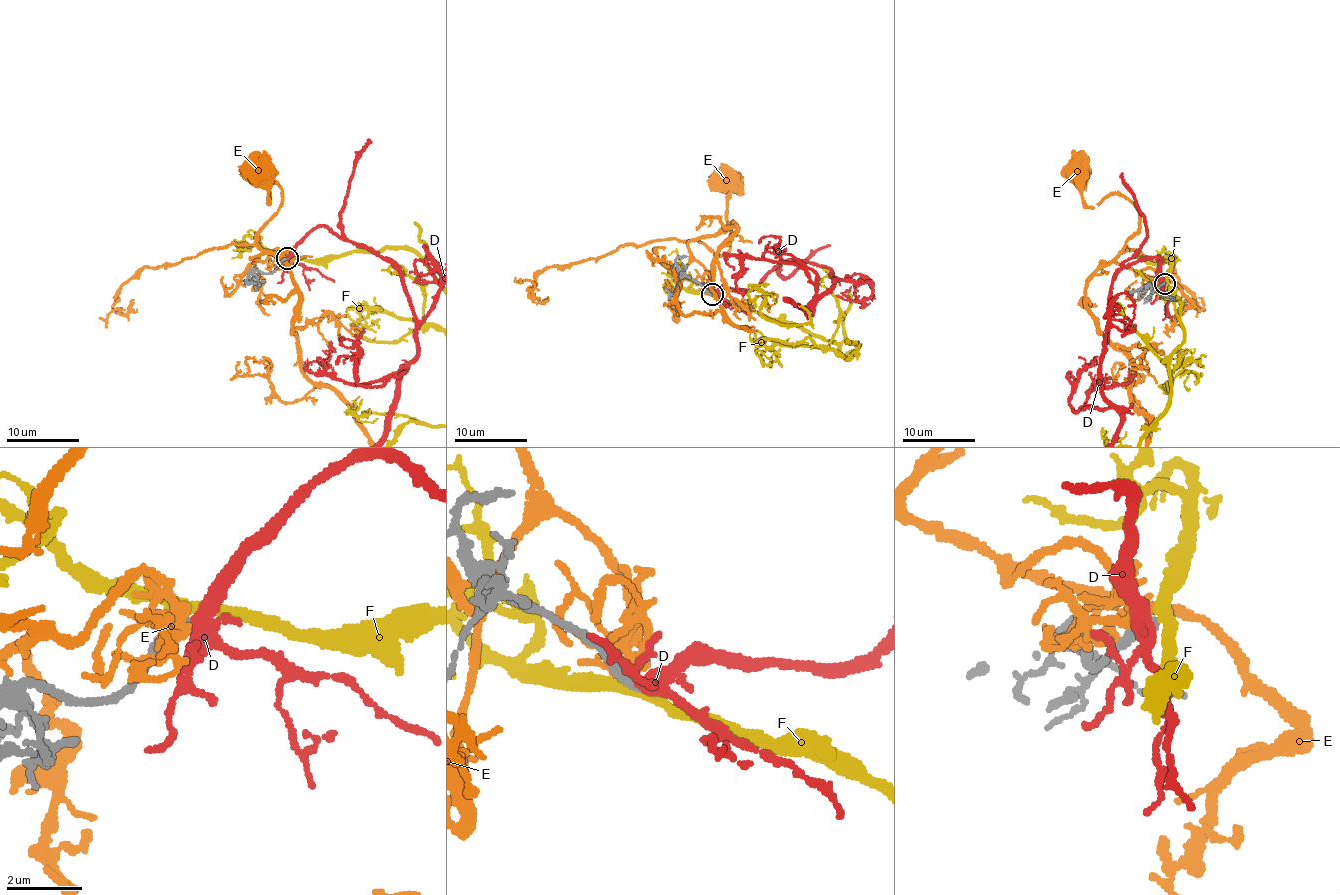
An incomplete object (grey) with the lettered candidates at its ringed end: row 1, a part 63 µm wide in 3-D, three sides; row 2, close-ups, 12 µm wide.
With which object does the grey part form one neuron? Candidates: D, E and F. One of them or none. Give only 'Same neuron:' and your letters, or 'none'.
Same neuron: none

